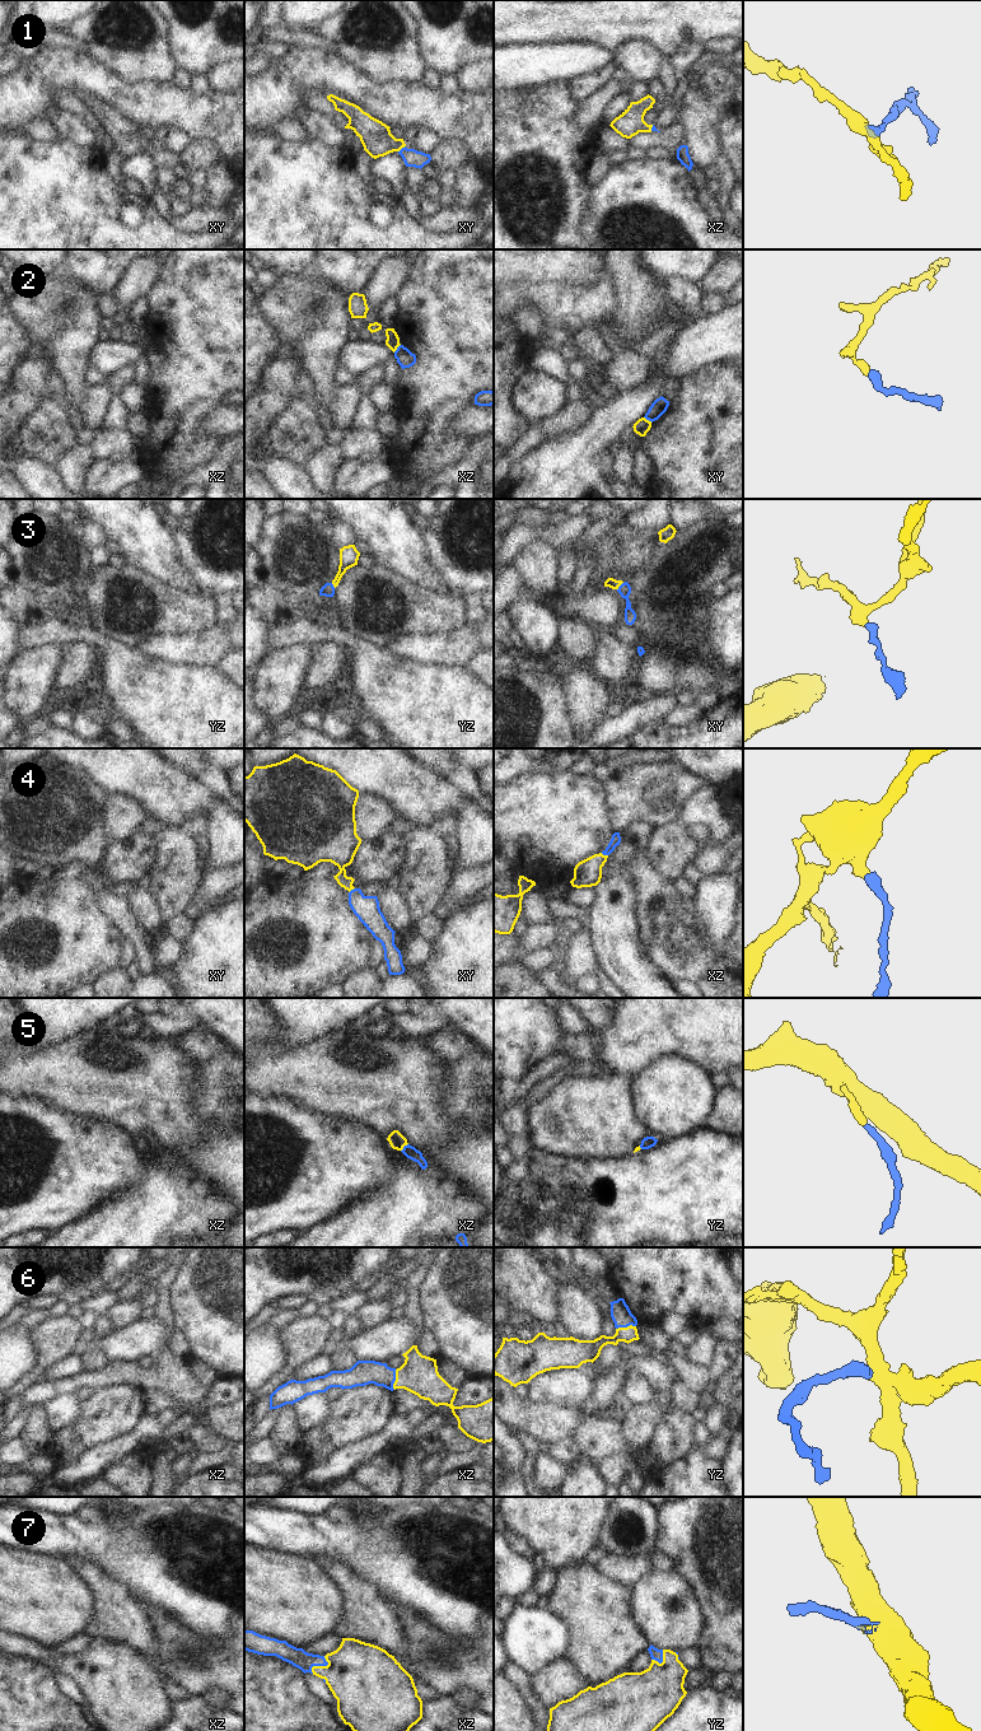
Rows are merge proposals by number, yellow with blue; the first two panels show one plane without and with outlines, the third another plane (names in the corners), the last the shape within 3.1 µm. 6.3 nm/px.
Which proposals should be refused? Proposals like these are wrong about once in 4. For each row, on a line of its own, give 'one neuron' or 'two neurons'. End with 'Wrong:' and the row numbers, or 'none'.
1: one neuron
2: two neurons
3: one neuron
4: one neuron
5: one neuron
6: one neuron
7: one neuron
Wrong: 2

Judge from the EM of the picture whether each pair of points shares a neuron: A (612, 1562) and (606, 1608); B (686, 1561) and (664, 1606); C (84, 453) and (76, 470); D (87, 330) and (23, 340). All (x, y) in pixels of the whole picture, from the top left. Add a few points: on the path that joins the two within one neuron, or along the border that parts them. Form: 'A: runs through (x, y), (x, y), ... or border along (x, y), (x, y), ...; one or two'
A: border along (593, 1566), (601, 1575), (631, 1587); two
B: border along (672, 1571), (688, 1583), (696, 1600); two
C: runs through (83, 457), (76, 466); one
D: border along (14, 315), (22, 321), (33, 339); two

